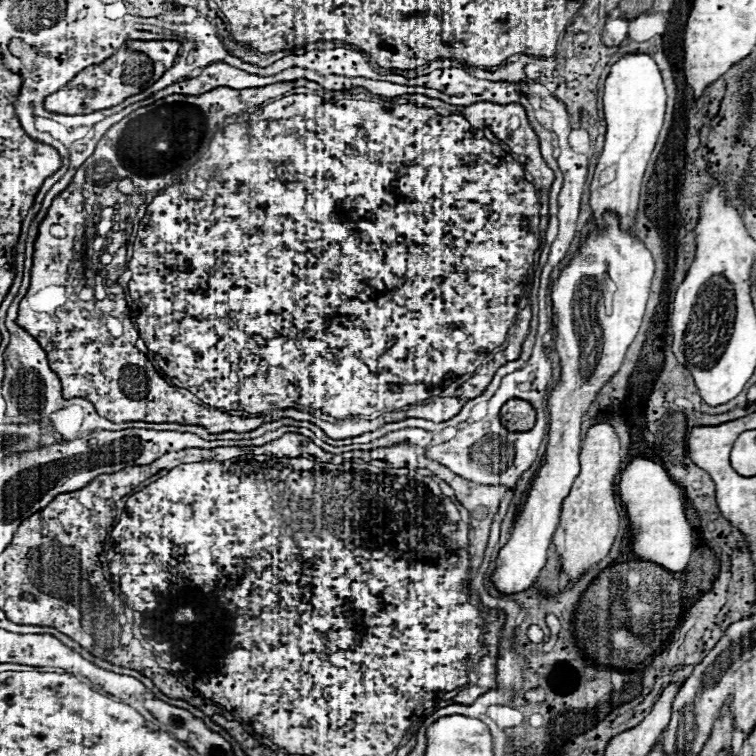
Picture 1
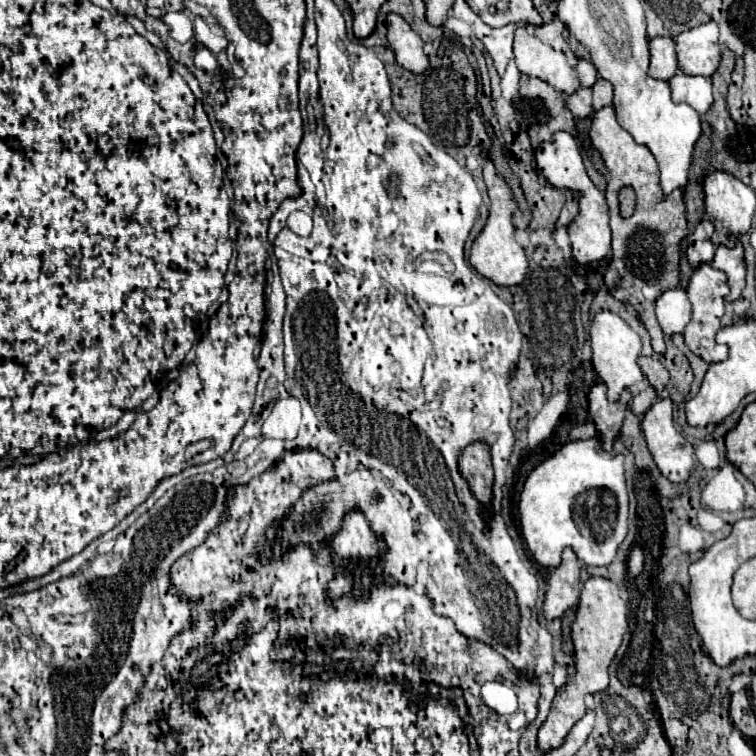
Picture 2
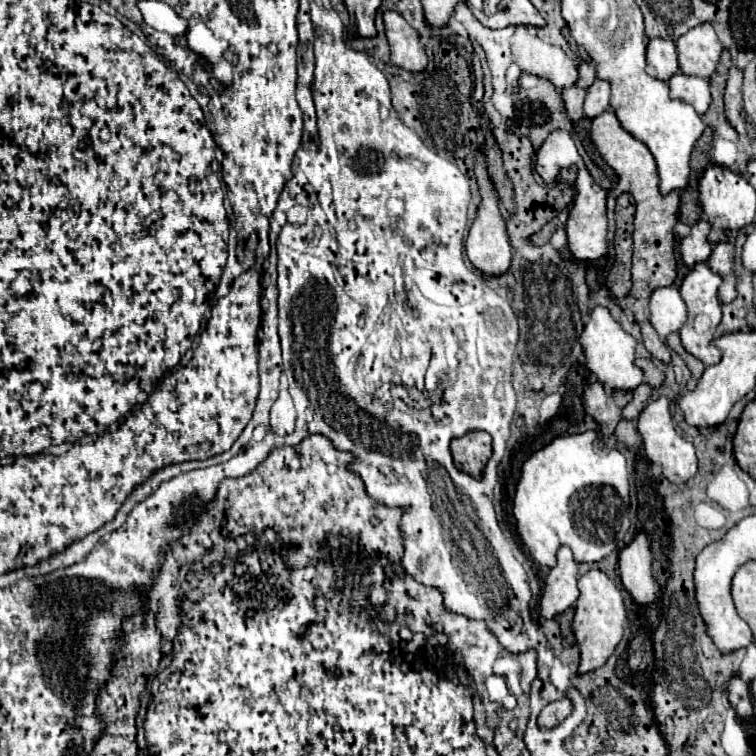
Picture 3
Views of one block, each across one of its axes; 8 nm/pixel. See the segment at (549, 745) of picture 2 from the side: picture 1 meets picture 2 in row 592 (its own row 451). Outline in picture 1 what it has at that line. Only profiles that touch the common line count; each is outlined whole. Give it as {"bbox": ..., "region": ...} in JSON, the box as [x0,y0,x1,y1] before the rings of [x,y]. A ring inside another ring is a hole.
{"bbox":[554,422,622,580],"region":[[[608,422],[594,424],[582,442],[580,474],[576,476],[570,494],[564,498],[560,524],[554,534],[554,546],[560,554],[560,568],[576,580],[586,570],[596,566],[610,552],[618,532],[618,504],[616,504],[616,478],[622,470],[620,438]]]}

